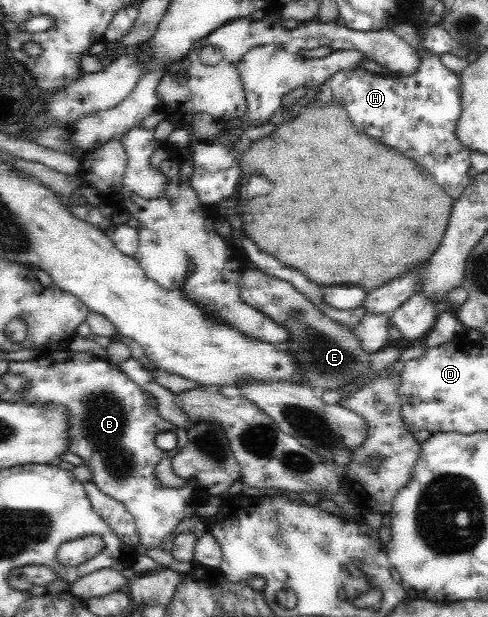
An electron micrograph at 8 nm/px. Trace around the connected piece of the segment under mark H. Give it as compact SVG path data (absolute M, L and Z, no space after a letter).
M419 53L421 65L417 72L409 76L395 78L383 78L382 75L373 76L367 70L361 72L336 72L325 83L324 89L317 93L317 99L321 103L341 103L353 125L363 134L377 139L379 143L385 143L389 147L395 147L401 154L415 160L425 168L435 182L453 199L464 191L464 188L472 181L468 168L470 150L457 138L457 120L461 118L461 77L458 73L444 67L439 61L439 55Z

